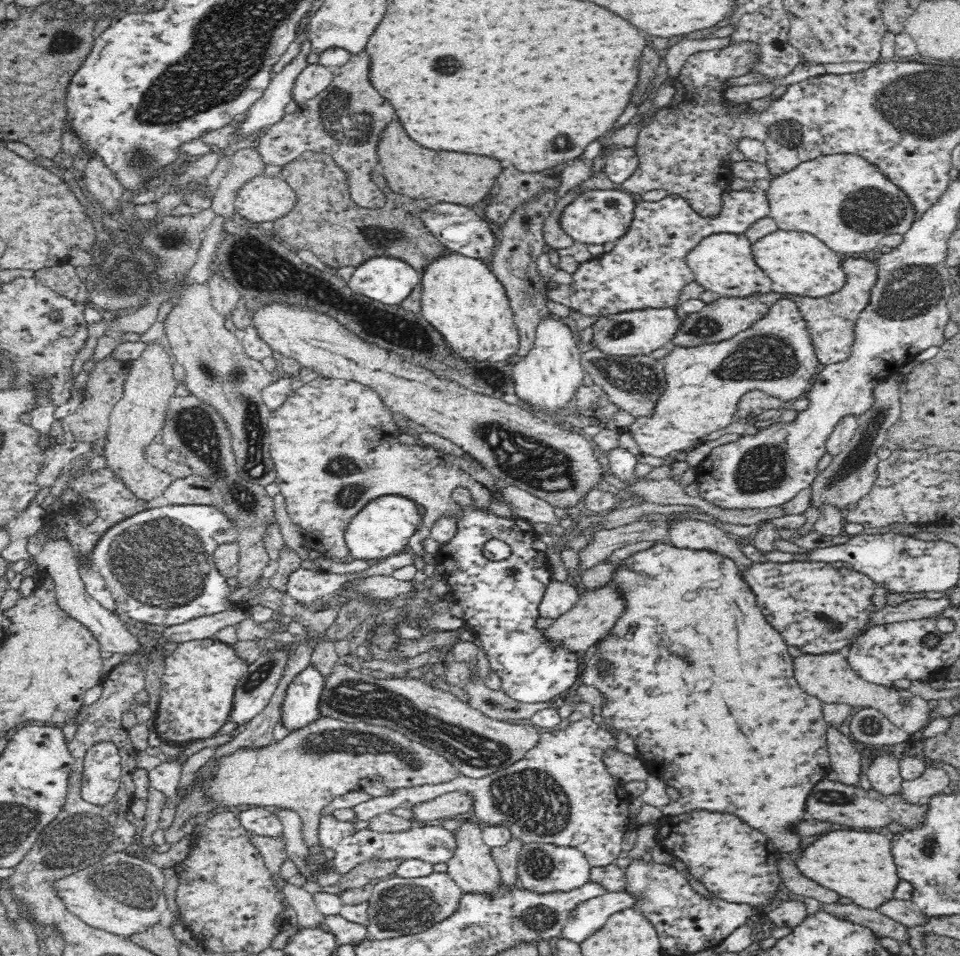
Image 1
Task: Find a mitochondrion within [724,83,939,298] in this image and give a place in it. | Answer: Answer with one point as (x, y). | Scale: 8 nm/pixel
(884, 211)

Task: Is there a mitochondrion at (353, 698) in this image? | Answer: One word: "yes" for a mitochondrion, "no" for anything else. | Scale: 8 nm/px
yes

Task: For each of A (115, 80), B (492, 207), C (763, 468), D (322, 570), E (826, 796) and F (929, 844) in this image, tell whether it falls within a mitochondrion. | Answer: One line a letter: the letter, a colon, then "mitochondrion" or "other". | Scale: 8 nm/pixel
A: other
B: other
C: mitochondrion
D: other
E: mitochondrion
F: mitochondrion

